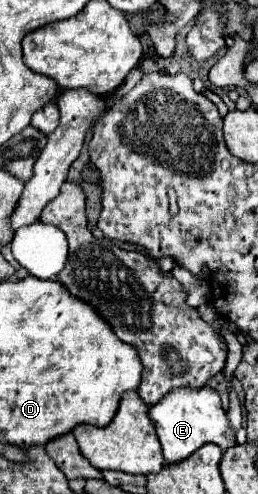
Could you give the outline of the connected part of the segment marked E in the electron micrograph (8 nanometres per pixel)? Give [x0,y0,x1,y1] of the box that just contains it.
[150,387,236,465]

